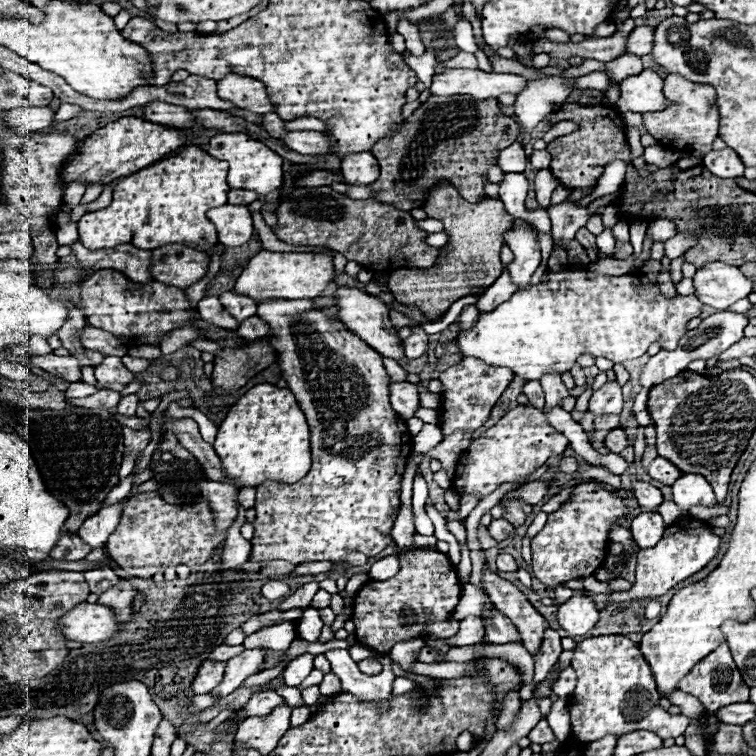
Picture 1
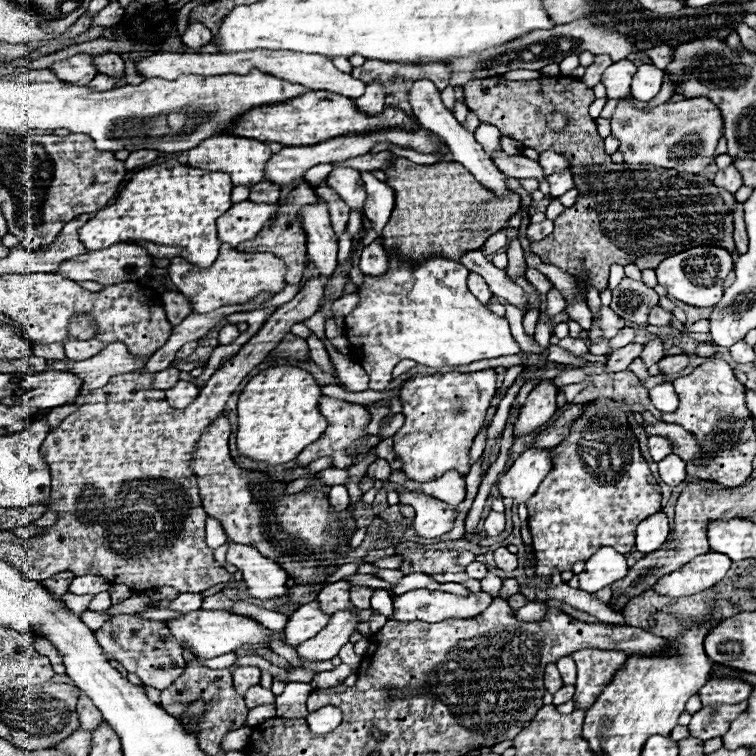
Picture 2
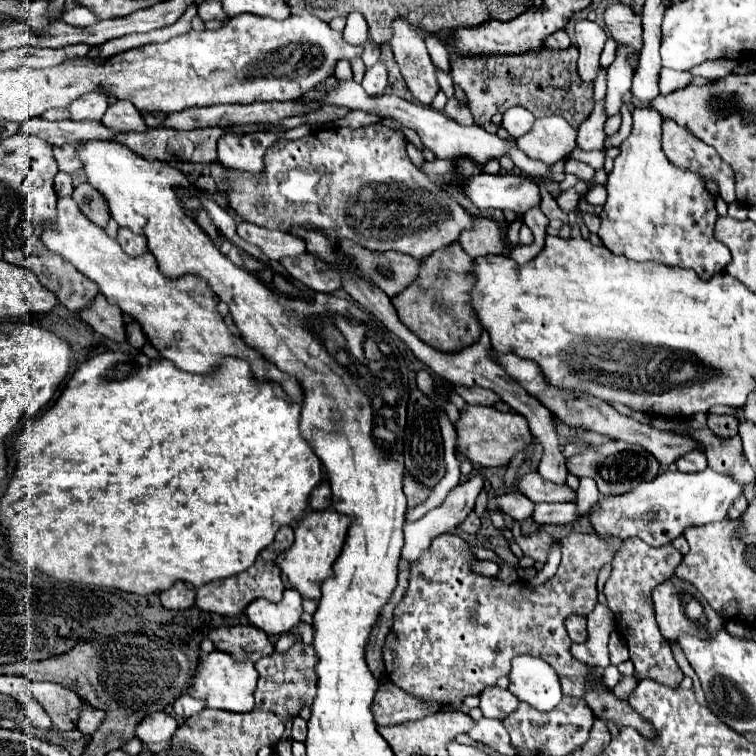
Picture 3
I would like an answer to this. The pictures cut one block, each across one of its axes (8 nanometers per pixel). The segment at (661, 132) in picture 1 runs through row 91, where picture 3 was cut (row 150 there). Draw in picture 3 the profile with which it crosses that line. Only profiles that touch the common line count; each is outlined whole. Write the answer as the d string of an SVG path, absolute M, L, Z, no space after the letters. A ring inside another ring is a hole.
M668 120L668 122L662 124L662 150L668 156L668 160L674 166L678 166L680 170L694 172L704 182L710 182L710 180L716 182L718 184L718 192L720 192L720 196L724 198L726 204L736 202L736 194L734 194L734 172L732 172L732 168L726 162L722 162L722 158L718 158L718 154L716 154L716 150L712 146L704 144L702 140L694 138L686 128L680 128L676 122Z

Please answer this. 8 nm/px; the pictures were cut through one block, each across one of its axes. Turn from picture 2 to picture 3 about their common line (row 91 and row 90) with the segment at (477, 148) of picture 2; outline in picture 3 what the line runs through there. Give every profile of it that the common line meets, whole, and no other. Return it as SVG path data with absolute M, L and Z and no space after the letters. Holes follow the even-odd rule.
M394 18L390 48L396 56L400 72L420 104L430 104L440 90L434 64L424 46L422 30L414 28L406 18Z

